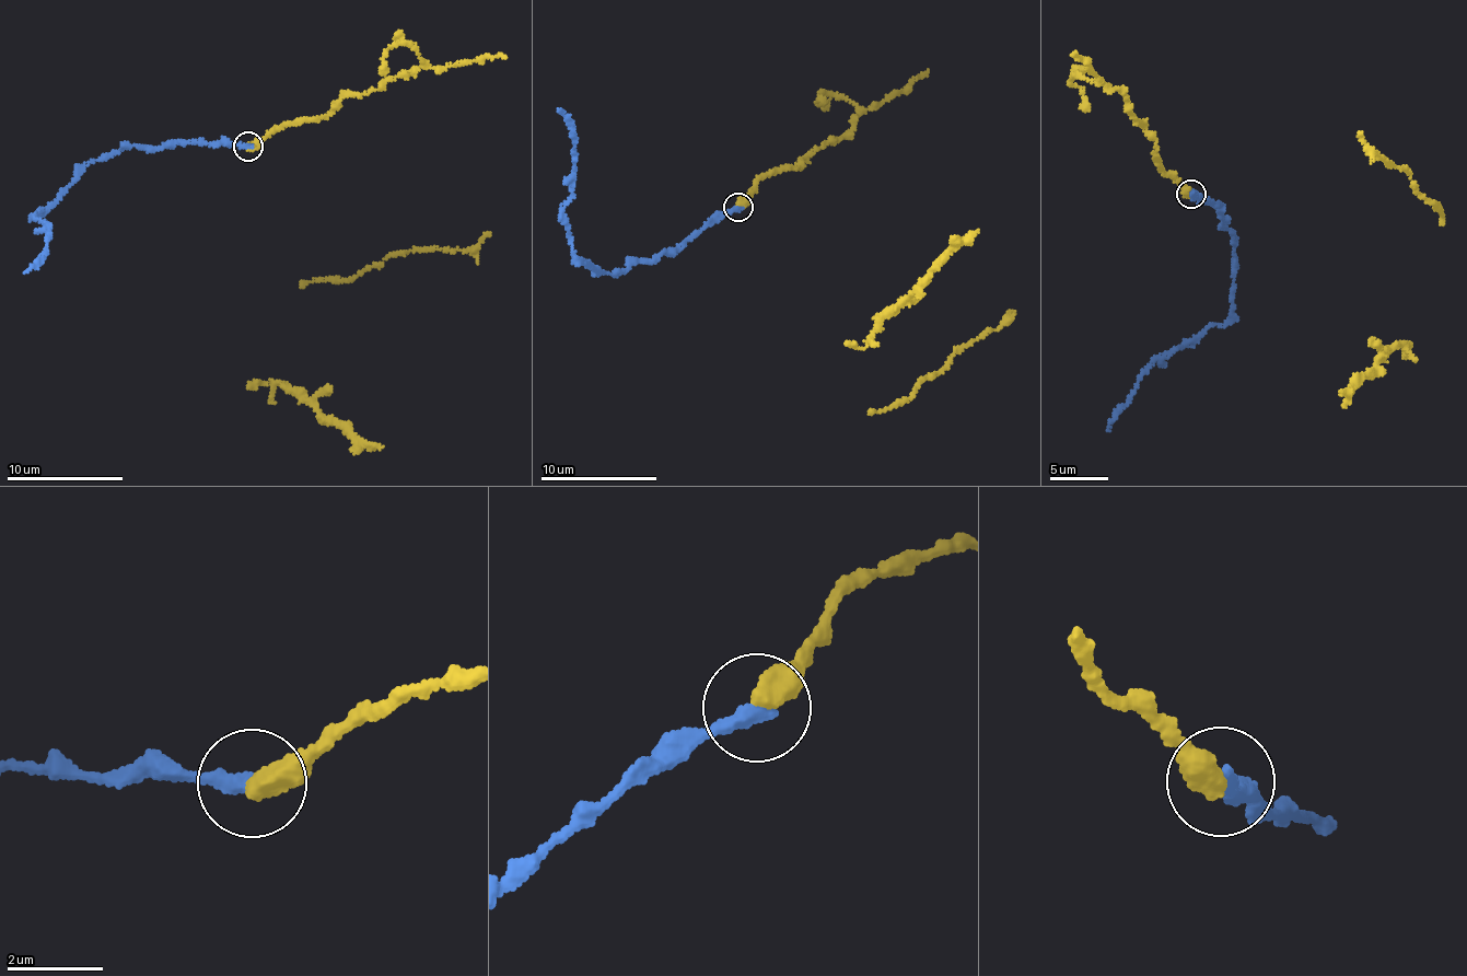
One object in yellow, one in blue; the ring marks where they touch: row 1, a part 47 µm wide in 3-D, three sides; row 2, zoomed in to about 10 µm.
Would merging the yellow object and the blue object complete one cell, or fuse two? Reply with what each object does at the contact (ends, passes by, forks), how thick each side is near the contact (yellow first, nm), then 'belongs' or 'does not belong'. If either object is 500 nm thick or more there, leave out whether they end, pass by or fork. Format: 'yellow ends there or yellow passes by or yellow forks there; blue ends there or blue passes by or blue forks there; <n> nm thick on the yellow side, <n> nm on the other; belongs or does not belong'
500 nm thick on the yellow side, 360 nm on the other; belongs

